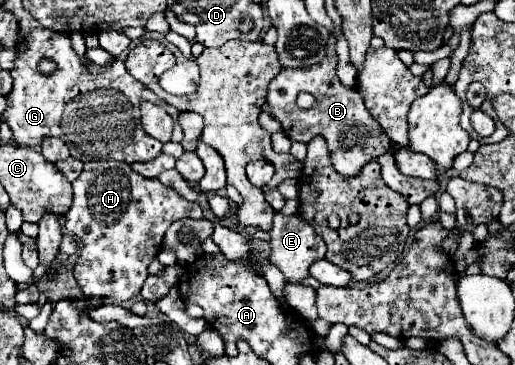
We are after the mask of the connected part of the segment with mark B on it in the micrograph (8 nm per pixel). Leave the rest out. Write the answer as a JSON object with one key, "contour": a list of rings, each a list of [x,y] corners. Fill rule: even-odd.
{"contour":[[[330,37],[328,53],[324,57],[322,65],[314,65],[310,69],[282,69],[270,81],[266,103],[268,103],[272,117],[280,121],[280,125],[290,141],[308,143],[314,135],[326,137],[328,149],[330,149],[330,161],[332,161],[334,169],[340,175],[350,177],[354,173],[360,173],[364,163],[372,161],[376,157],[376,153],[394,151],[394,149],[392,149],[392,141],[386,137],[386,133],[382,133],[382,127],[378,125],[378,121],[374,121],[374,117],[364,107],[360,93],[356,89],[344,87],[340,83],[340,79],[336,75],[334,45],[336,45],[336,37]],[[300,91],[308,91],[316,97],[316,103],[312,109],[300,109],[296,105],[296,95]],[[346,139],[350,143],[348,147],[344,145]]]}

